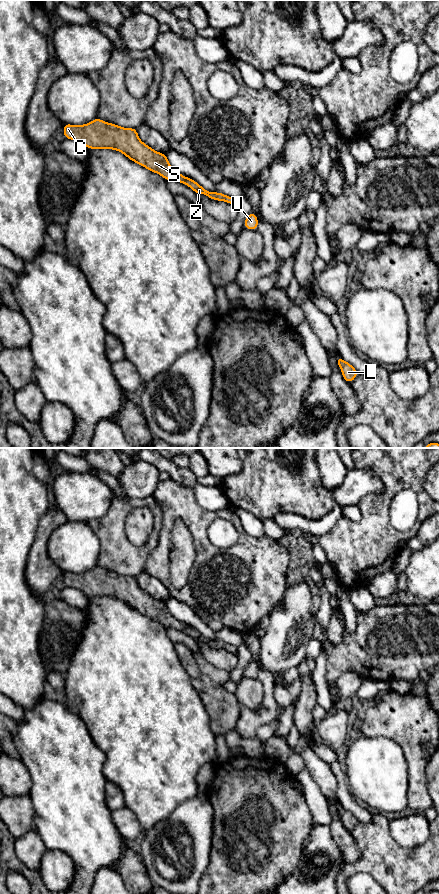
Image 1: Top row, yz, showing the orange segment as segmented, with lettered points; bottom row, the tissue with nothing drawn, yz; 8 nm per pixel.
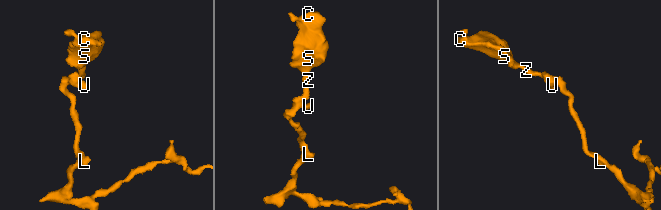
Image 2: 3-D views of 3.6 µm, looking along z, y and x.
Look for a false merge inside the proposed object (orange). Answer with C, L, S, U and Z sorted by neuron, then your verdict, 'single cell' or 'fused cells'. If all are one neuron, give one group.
C L S U Z; single cell

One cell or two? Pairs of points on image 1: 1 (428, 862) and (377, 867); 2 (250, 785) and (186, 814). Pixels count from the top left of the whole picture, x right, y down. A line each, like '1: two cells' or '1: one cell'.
1: one cell
2: two cells

